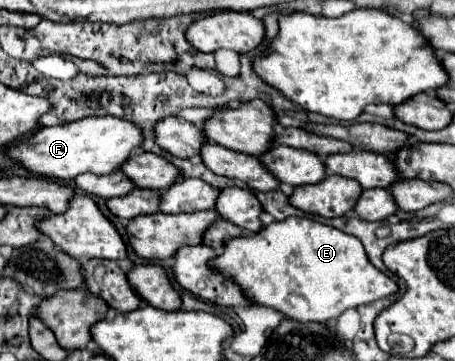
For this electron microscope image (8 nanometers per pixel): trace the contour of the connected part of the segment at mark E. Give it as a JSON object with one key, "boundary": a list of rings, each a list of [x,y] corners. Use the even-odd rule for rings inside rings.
{"boundary":[[[288,217],[262,227],[248,237],[236,237],[224,245],[224,253],[210,261],[214,271],[236,279],[244,295],[262,307],[272,307],[292,321],[324,323],[342,311],[384,299],[398,291],[398,285],[374,269],[362,243],[334,227],[306,217]]]}

